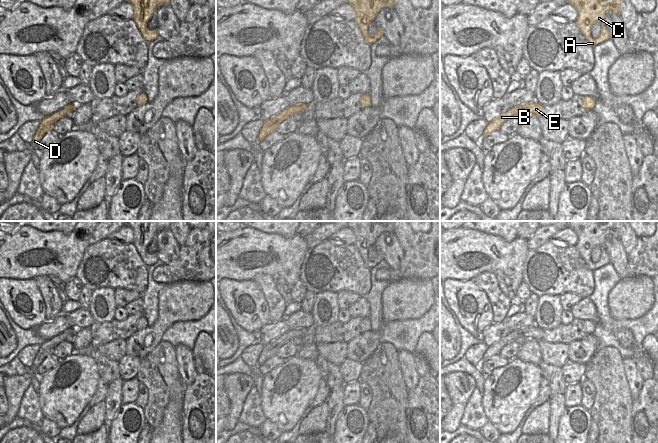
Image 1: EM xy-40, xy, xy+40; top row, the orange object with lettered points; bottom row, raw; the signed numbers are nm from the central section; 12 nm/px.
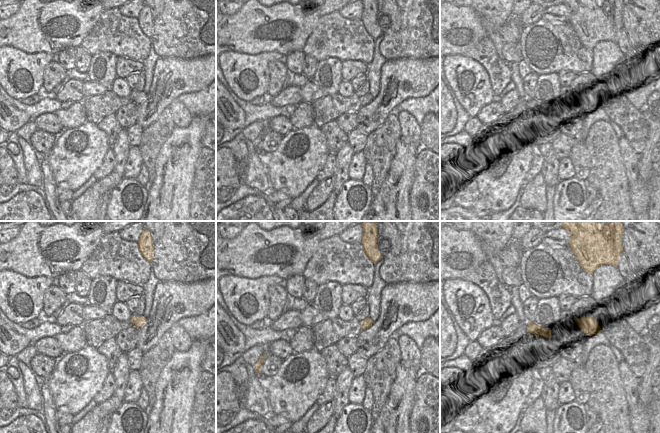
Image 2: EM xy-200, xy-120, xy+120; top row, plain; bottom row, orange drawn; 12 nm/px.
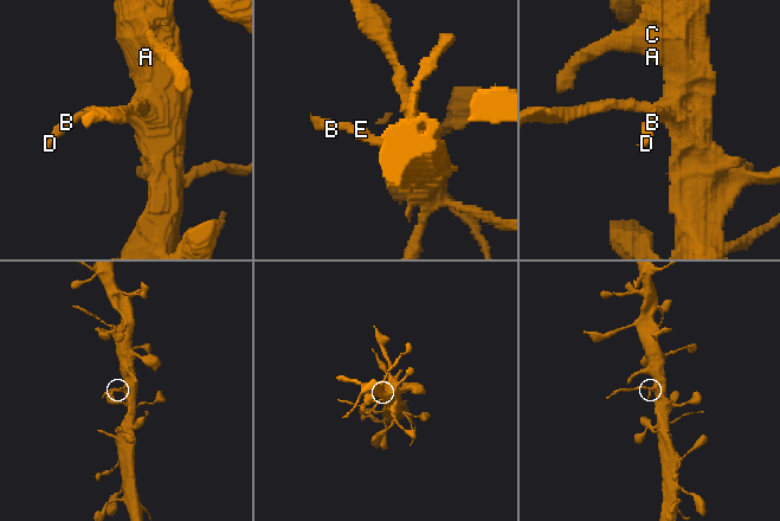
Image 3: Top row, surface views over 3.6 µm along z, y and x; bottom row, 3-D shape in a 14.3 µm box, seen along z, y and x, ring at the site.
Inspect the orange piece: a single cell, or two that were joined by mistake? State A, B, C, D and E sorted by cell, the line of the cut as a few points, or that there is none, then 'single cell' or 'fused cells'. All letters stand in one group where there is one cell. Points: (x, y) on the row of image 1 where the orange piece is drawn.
groups A B C D E; cut none; single cell

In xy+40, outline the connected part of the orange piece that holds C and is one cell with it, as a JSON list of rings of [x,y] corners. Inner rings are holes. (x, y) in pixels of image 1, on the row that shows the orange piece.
[[[567,0],[577,11],[578,17],[575,21],[581,34],[590,46],[594,47],[610,39],[610,34],[603,20],[606,12],[619,15],[619,5],[623,0]],[[595,22],[601,24],[601,31],[597,38],[591,35],[591,27]]]

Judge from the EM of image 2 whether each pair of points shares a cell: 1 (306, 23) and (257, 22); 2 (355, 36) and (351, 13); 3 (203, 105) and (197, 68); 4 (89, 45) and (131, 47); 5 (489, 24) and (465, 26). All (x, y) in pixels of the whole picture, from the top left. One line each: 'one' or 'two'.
1: one
2: two
3: two
4: one
5: two

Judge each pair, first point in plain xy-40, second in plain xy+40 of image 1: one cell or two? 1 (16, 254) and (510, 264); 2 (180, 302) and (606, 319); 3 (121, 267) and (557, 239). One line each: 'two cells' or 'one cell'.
1: one cell
2: two cells
3: two cells

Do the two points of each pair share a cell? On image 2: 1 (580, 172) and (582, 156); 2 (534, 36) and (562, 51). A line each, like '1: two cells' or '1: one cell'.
1: one cell
2: one cell

